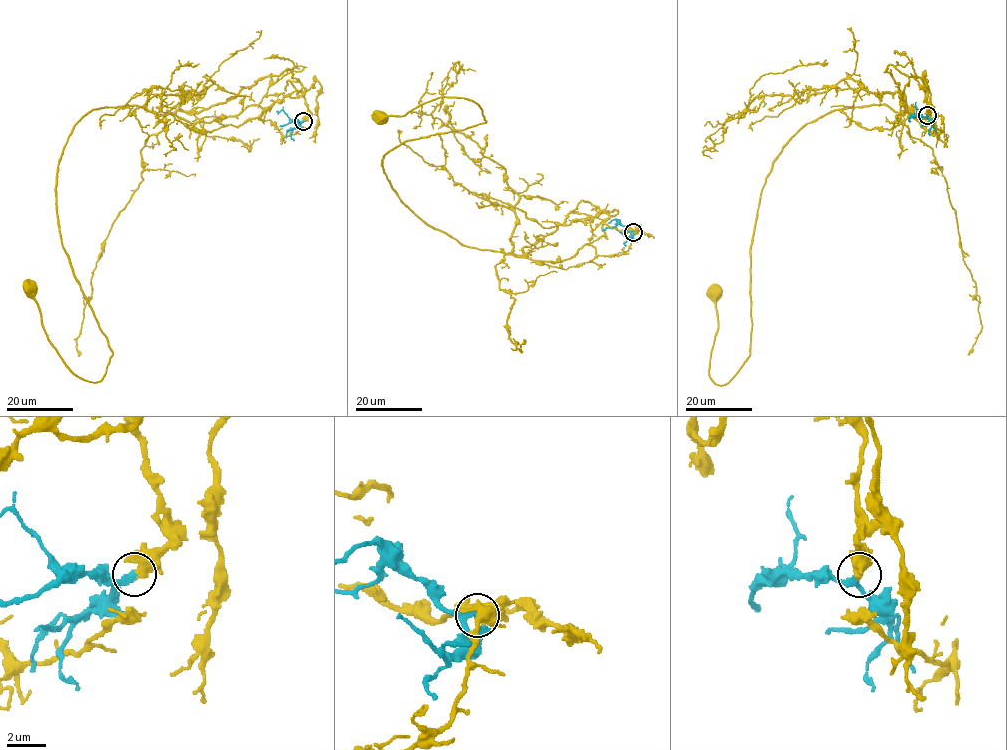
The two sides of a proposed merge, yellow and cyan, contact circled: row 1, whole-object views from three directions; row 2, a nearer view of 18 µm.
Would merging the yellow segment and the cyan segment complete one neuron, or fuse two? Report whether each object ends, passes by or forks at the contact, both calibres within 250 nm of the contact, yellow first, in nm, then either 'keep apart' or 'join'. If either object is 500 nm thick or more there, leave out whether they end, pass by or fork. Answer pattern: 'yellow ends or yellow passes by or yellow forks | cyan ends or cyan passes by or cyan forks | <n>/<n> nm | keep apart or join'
yellow passes by | cyan ends | 420/300 nm | join

